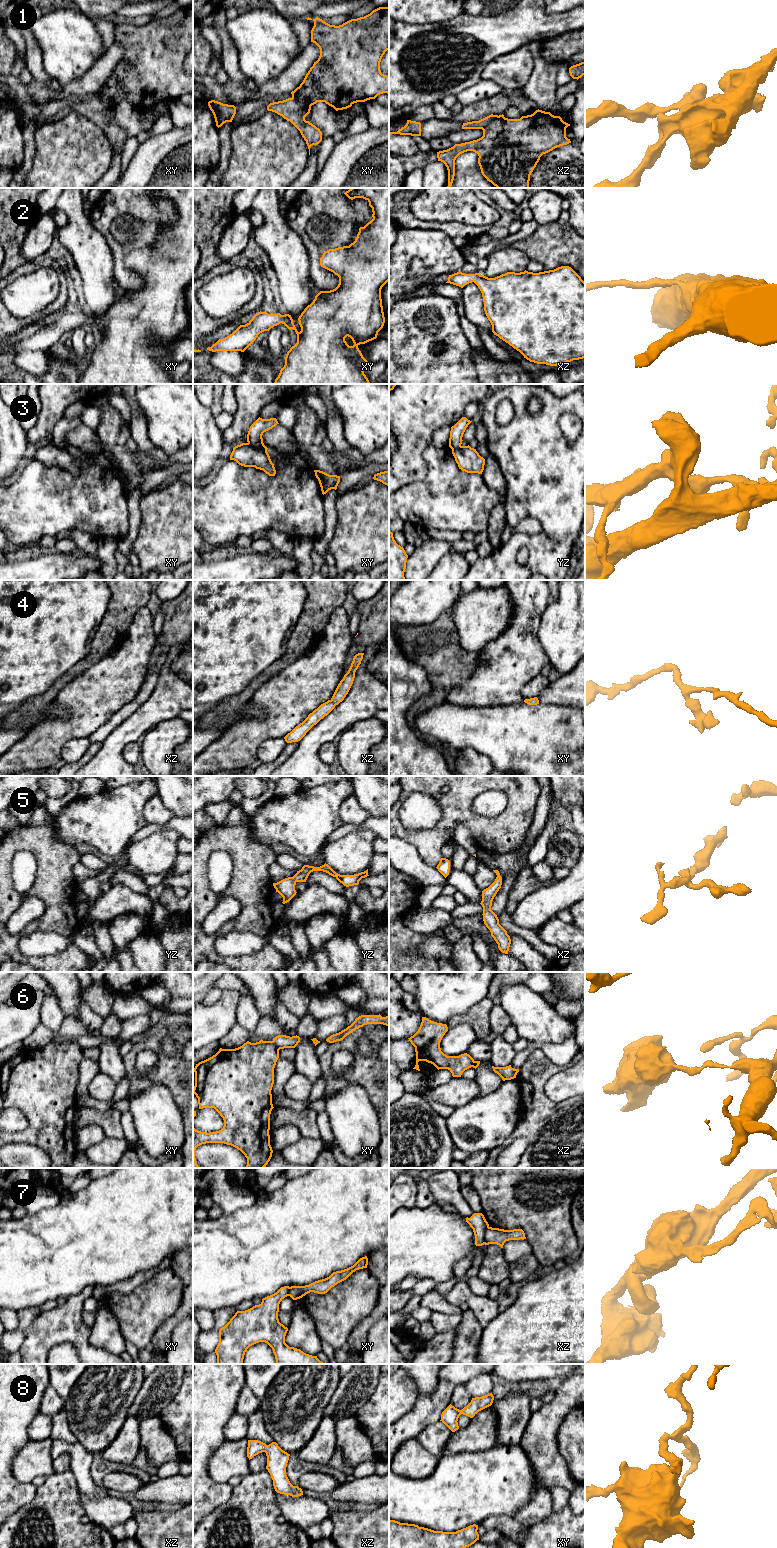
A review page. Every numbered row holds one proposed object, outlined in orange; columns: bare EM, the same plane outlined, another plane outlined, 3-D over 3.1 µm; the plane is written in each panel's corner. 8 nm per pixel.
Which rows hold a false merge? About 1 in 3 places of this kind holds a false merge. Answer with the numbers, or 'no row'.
1, 3, 6, 7

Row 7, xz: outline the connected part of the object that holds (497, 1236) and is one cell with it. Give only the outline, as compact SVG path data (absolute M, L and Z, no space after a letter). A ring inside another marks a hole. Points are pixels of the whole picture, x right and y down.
M488 1227L484 1234L485 1245L497 1244L501 1248L503 1248L506 1241L520 1239L526 1239L525 1233L522 1229L504 1230Z

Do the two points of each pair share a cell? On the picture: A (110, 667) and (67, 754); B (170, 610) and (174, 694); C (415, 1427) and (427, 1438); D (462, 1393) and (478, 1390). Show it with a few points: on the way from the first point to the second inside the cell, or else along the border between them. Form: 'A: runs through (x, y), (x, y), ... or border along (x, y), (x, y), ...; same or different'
A: border along (87, 737), (70, 740), (63, 747), (60, 758); different
B: border along (181, 643), (174, 644), (168, 653); different
C: border along (439, 1420), (426, 1426), (416, 1437); different
D: border along (465, 1385), (472, 1397); different

